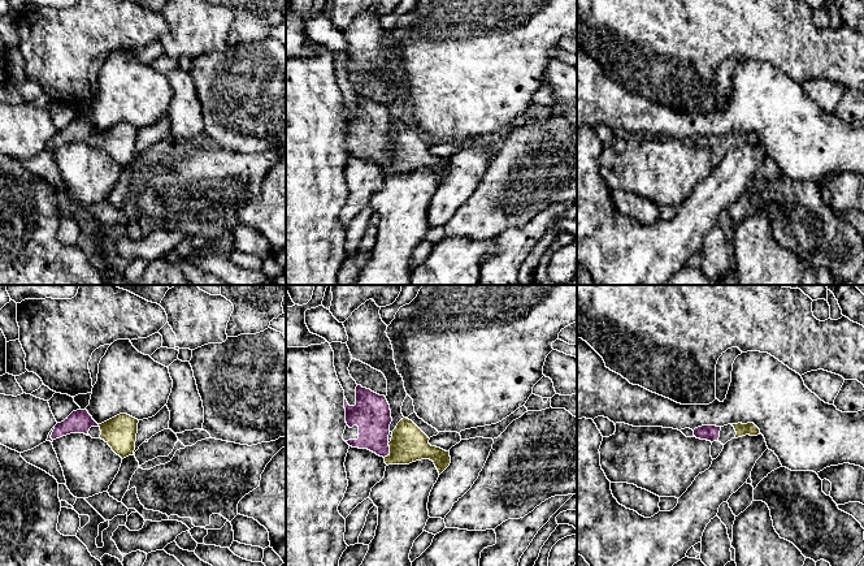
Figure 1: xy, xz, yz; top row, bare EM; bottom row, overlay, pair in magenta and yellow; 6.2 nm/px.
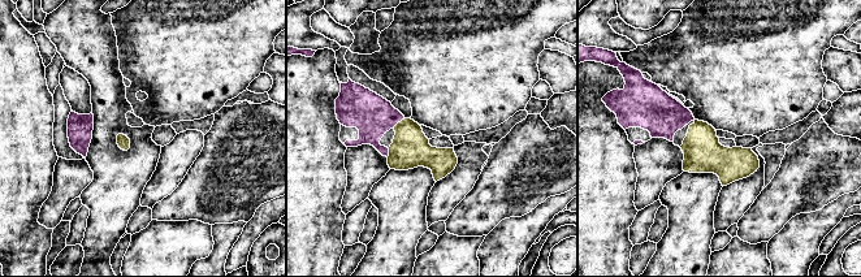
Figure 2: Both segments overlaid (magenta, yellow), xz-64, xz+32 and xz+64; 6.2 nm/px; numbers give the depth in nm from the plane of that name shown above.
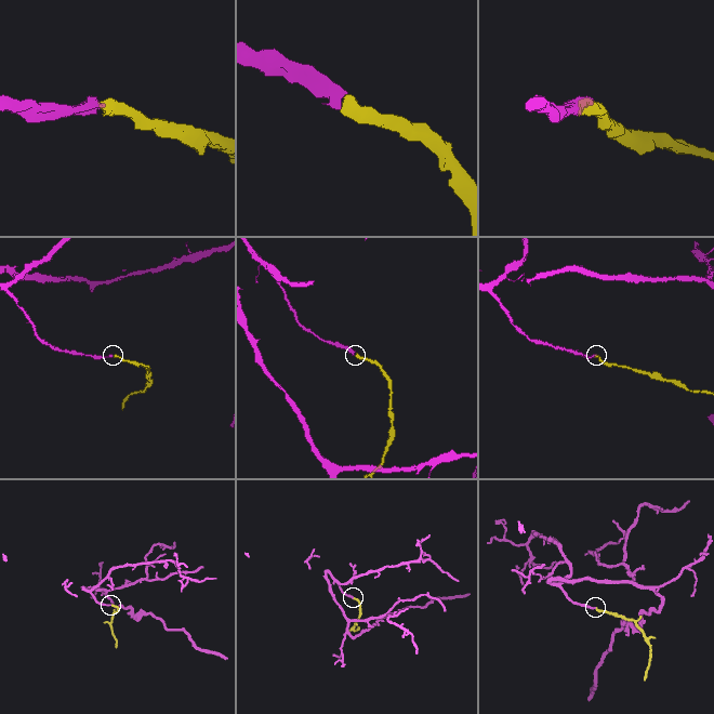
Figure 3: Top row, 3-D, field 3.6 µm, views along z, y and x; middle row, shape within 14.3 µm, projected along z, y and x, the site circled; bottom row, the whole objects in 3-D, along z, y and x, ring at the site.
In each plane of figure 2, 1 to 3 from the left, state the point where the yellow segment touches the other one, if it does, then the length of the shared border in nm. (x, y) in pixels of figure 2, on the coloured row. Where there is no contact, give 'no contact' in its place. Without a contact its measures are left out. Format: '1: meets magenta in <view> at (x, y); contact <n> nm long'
1: no contact
2: meets magenta in xz+32 at (398, 121); contact 110 nm long
3: no contact

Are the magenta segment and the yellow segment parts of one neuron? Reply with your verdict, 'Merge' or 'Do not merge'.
Merge

